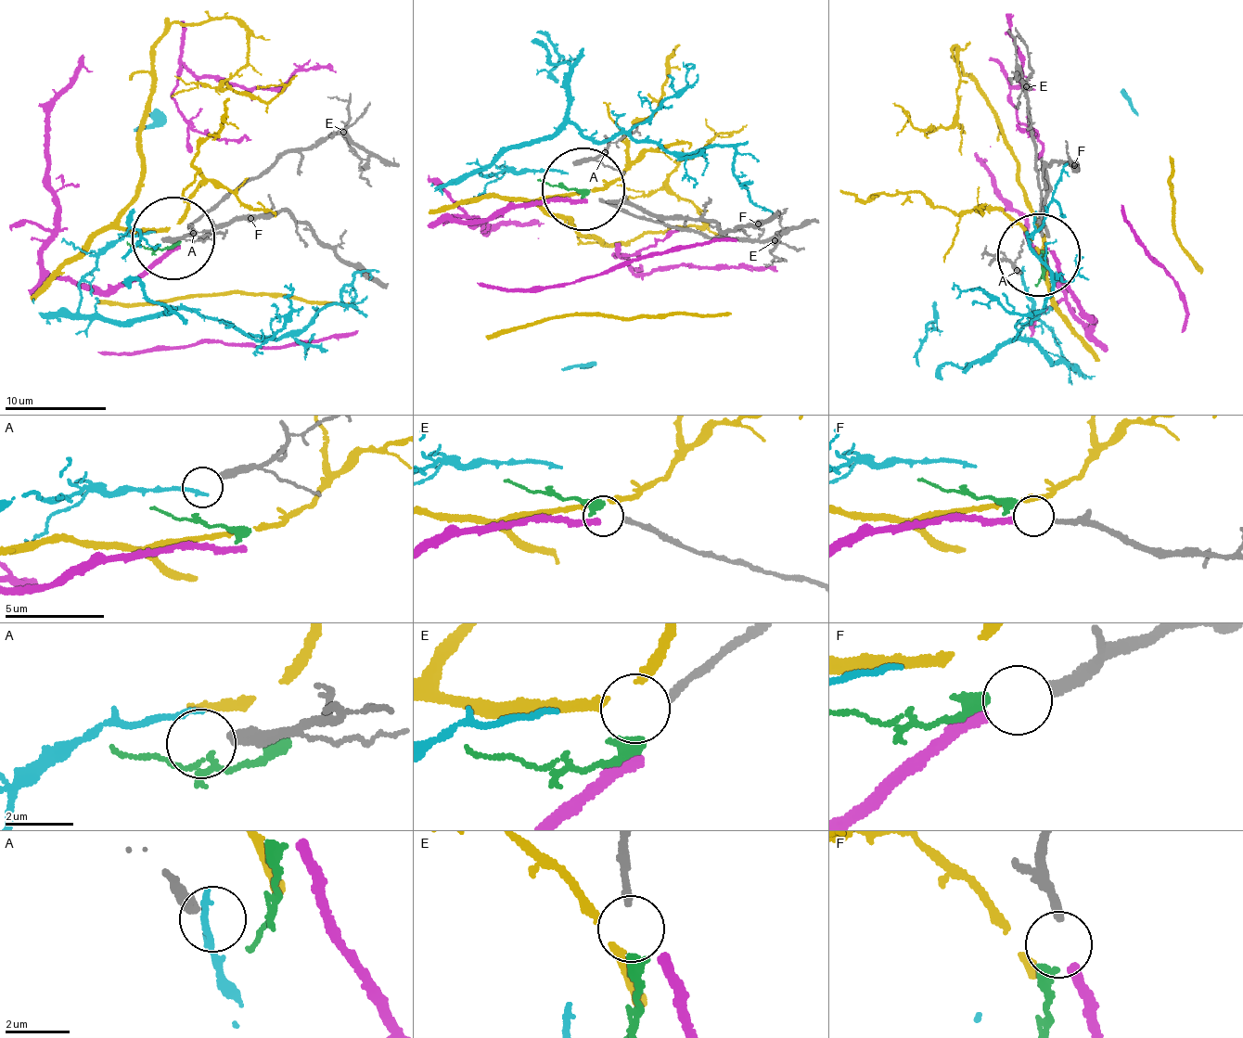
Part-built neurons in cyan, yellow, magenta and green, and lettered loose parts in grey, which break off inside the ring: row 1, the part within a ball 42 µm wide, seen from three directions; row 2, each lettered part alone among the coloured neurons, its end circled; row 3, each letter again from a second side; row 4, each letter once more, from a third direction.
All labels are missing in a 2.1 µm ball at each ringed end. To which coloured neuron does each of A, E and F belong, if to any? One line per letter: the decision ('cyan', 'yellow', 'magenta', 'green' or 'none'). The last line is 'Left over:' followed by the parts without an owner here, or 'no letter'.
A: none
E: yellow
F: magenta
Left over: A

